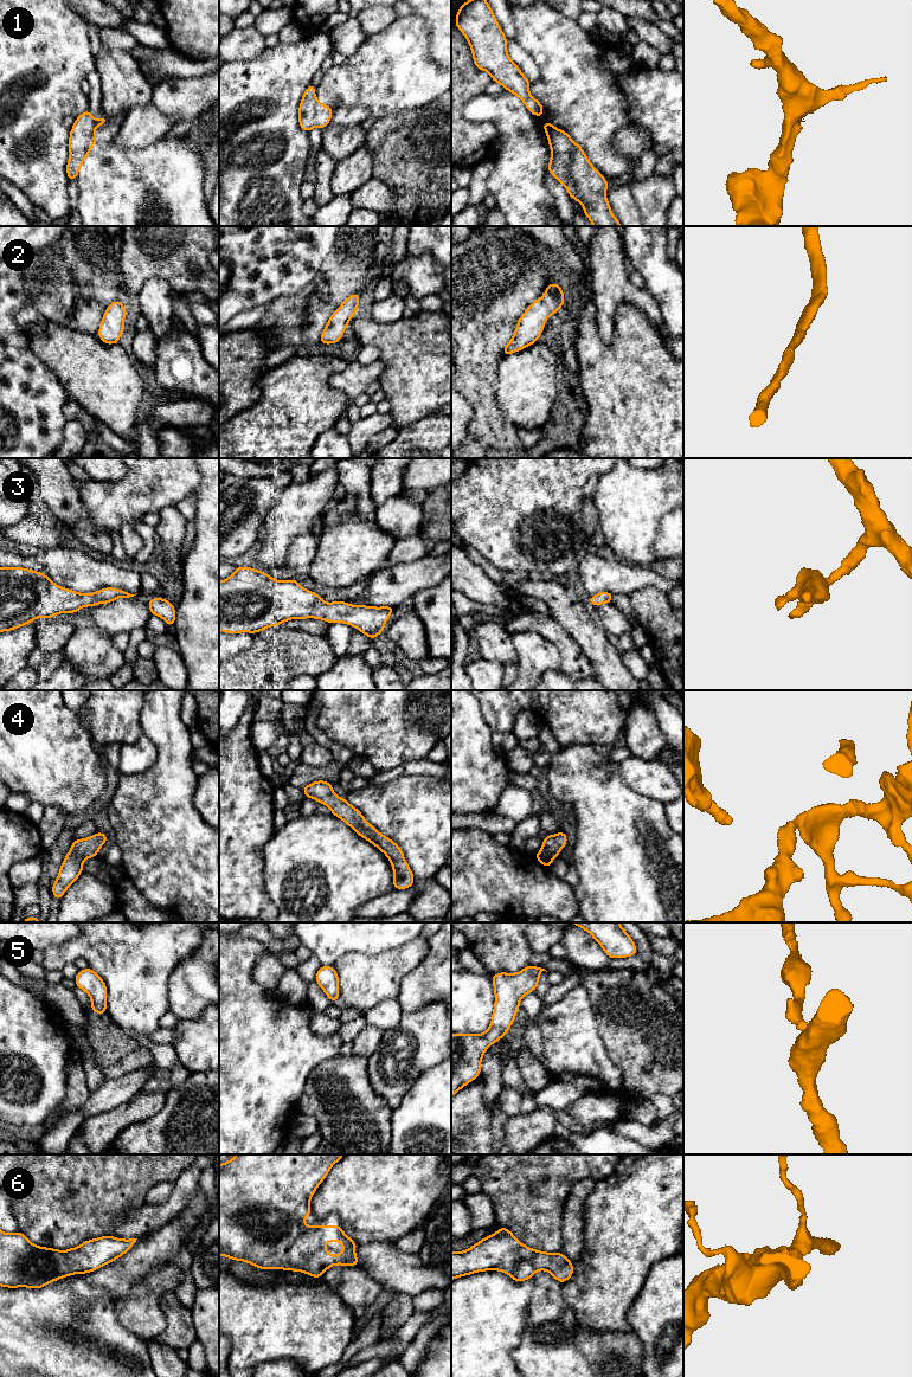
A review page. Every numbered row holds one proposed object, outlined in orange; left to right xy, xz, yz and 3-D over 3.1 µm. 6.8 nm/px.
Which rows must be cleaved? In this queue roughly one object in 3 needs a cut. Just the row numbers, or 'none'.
none

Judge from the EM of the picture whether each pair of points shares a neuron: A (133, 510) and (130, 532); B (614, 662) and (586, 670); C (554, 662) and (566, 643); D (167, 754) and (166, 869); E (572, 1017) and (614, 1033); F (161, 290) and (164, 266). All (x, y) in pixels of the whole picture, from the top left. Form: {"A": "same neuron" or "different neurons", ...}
{"A": "different neurons", "B": "different neurons", "C": "different neurons", "D": "same neuron", "E": "different neurons", "F": "different neurons"}

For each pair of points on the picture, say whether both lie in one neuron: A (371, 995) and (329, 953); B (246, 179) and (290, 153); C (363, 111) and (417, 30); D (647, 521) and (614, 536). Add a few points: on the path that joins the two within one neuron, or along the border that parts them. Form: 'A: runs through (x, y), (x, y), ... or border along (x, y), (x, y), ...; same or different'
A: border along (364, 953), (344, 953), (333, 965); different
B: runs through (257, 168), (273, 153), (280, 153); same
C: border along (336, 107), (365, 107), (370, 115); different
D: runs through (638, 521), (634, 521), (622, 533); same

